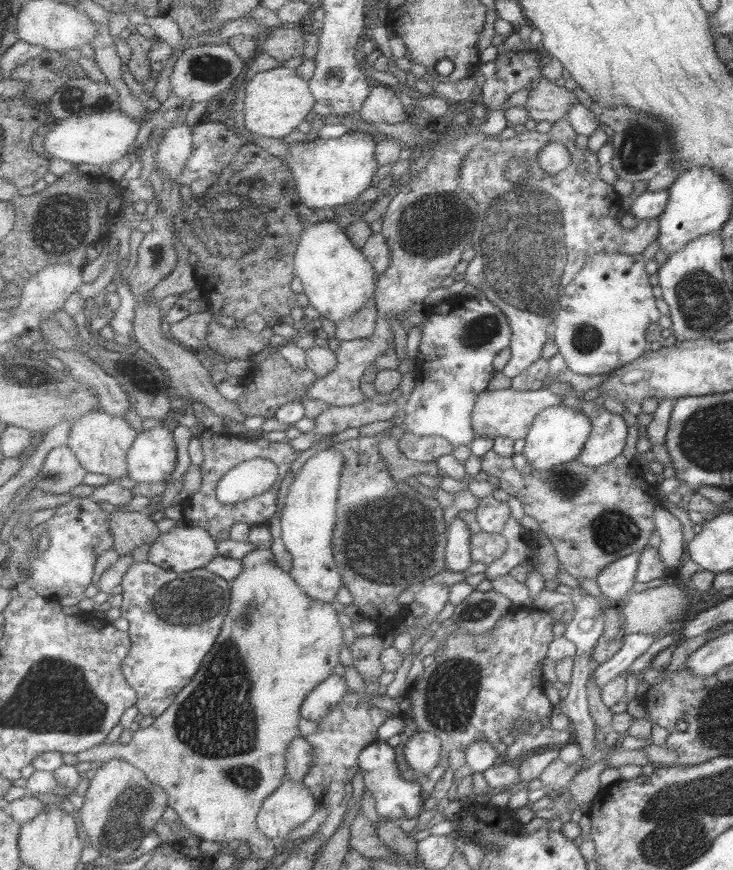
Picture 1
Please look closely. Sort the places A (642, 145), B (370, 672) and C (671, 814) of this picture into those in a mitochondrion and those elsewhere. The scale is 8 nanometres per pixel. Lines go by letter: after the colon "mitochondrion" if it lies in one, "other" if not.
A: mitochondrion
B: other
C: mitochondrion

